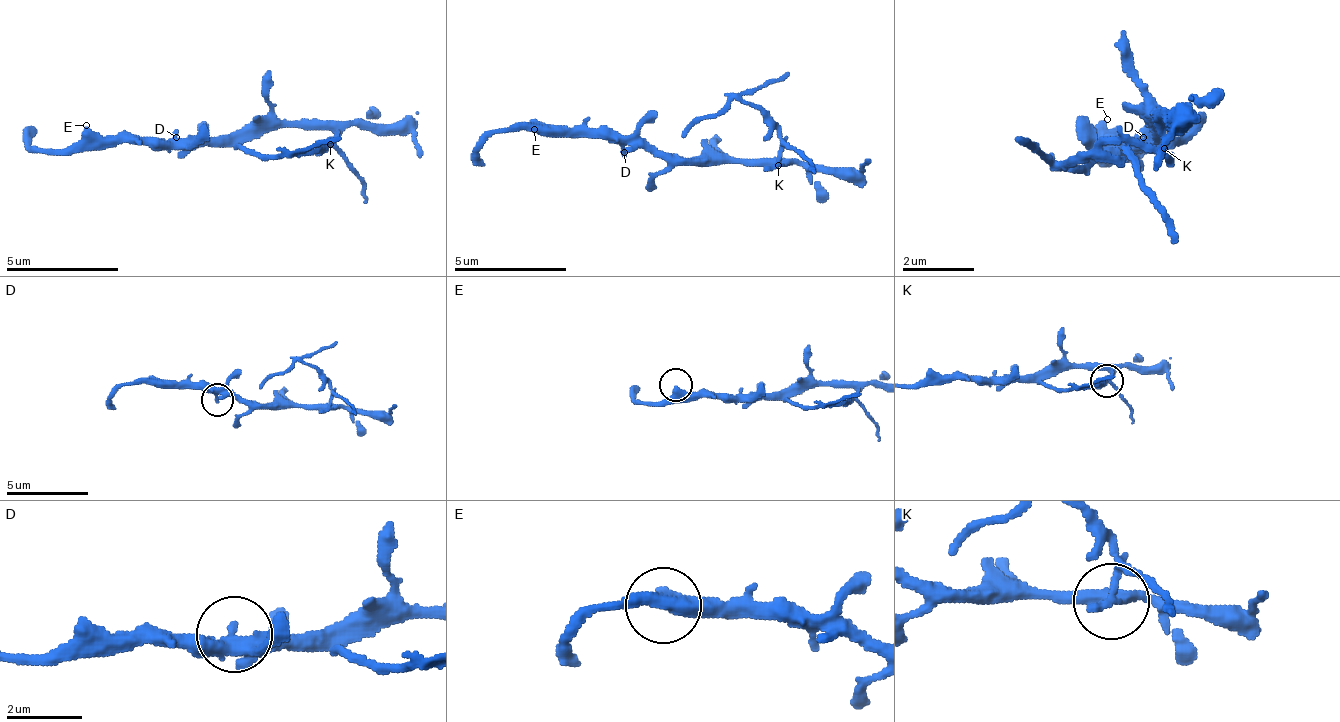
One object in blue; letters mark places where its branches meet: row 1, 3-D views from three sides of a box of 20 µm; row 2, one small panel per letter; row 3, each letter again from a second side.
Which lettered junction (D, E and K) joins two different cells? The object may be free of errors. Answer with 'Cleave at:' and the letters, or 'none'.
Cleave at: K

